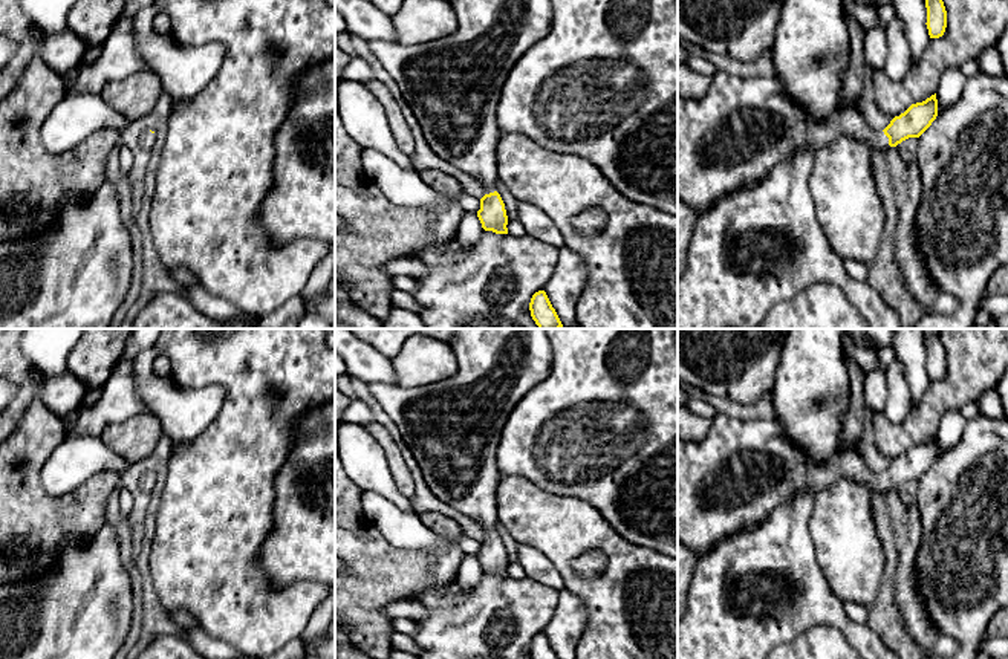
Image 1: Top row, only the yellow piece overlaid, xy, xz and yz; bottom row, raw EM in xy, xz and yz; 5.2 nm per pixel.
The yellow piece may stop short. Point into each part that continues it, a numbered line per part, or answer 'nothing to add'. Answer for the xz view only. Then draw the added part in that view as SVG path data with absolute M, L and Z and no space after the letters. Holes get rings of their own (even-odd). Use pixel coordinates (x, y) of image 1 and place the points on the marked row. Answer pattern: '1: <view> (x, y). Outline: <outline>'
1: xz (453, 83). Outline: M450 0L457 17L457 29L422 44L369 41L372 52L399 86L411 107L431 150L462 171L470 173L485 185L486 194L496 191L496 147L500 131L496 124L496 109L502 87L512 66L534 44L543 40L552 24L551 0Z

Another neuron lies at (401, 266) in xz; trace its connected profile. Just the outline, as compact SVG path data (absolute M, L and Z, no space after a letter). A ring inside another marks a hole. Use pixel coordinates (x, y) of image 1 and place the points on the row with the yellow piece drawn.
M396 258L382 265L382 271L389 277L422 277L428 272L428 268L416 258Z

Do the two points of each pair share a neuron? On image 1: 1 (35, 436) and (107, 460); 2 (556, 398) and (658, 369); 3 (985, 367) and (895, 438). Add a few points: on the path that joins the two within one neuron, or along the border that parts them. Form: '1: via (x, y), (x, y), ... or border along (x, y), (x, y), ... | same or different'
1: border along (65, 438), (45, 460), (40, 474) | different
2: via (582, 398), (632, 395) | same
3: via (962, 383), (918, 422) | same

